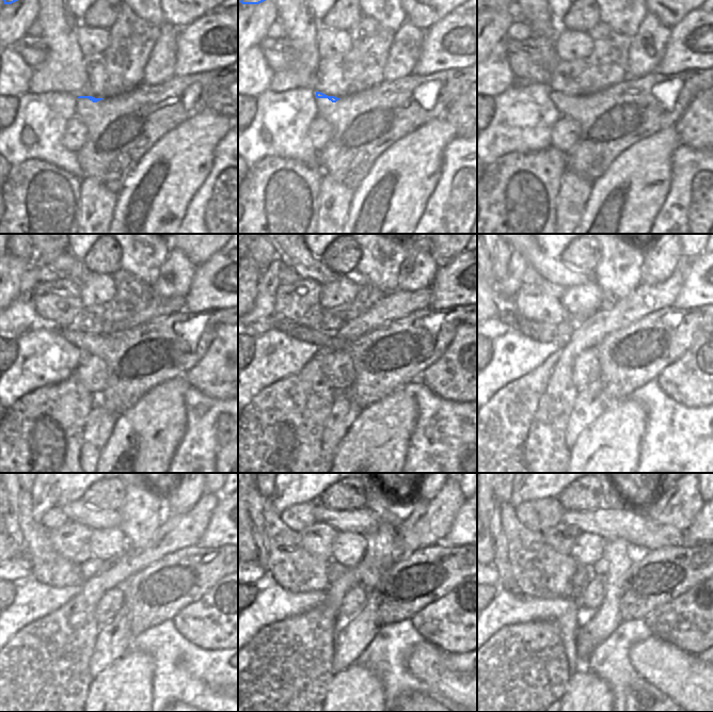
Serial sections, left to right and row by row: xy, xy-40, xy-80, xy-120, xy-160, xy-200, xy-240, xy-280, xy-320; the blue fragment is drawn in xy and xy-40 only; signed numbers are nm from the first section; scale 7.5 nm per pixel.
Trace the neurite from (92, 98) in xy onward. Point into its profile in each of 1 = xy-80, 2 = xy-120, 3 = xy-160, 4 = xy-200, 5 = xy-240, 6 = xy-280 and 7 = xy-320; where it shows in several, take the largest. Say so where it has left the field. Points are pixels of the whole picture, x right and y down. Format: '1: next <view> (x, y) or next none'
1: next xy-80 (566, 98)
2: next xy-120 (86, 336)
3: next xy-160 (297, 331)
4: next xy-200 (542, 332)
5: next xy-240 (47, 566)
6: next xy-280 (295, 569)
7: next xy-320 (539, 571)

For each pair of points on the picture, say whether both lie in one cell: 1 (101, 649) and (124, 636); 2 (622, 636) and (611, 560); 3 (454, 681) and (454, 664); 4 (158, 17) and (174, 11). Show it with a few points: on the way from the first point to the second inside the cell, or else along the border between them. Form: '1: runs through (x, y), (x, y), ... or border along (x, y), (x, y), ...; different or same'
1: runs through (107, 647), (119, 636); same
2: border along (622, 620), (602, 641); different
3: border along (441, 651), (441, 660), (449, 669), (465, 673); different
4: border along (161, 11), (164, 20); different

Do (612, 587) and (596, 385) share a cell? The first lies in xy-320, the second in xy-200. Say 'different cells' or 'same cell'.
same cell

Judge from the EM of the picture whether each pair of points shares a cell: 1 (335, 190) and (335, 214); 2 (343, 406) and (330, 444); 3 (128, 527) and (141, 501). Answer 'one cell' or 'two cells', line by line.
1: one cell
2: one cell
3: one cell

